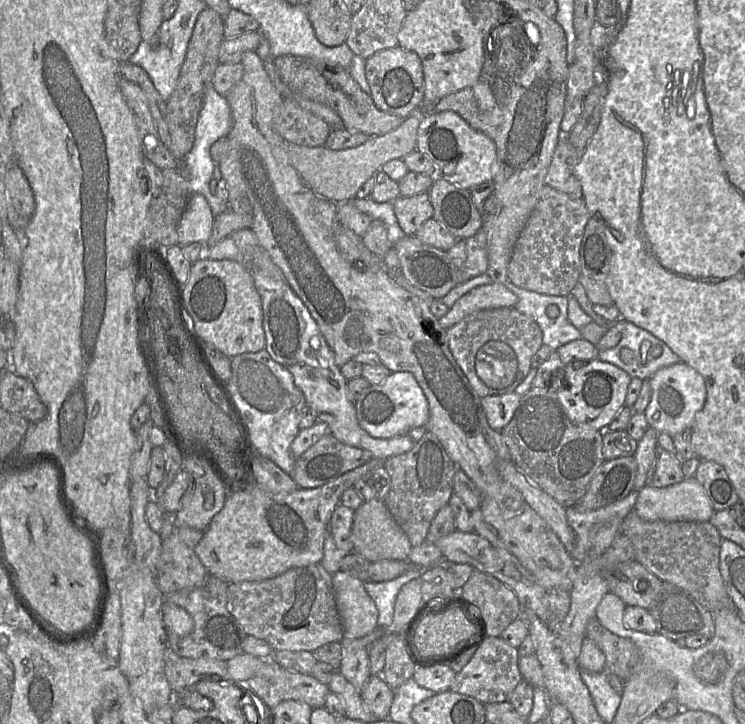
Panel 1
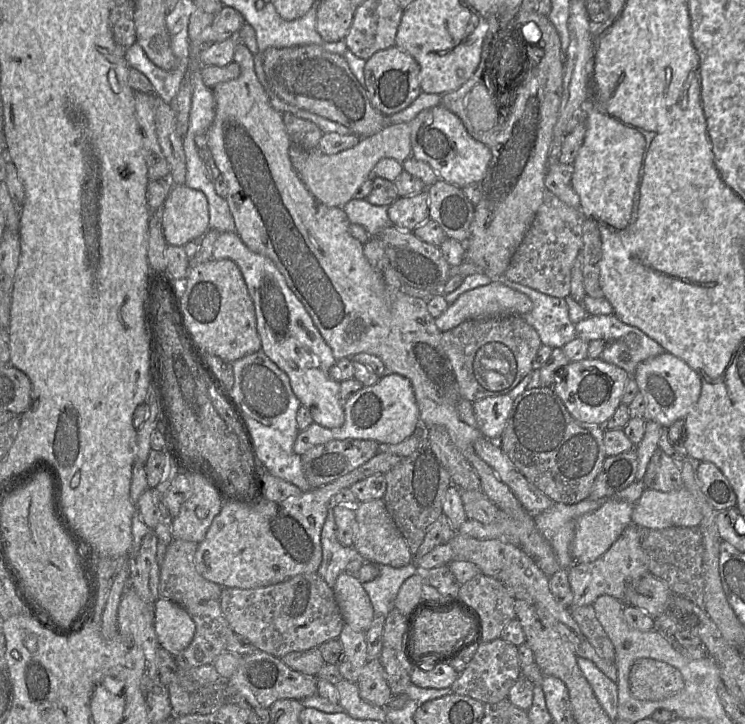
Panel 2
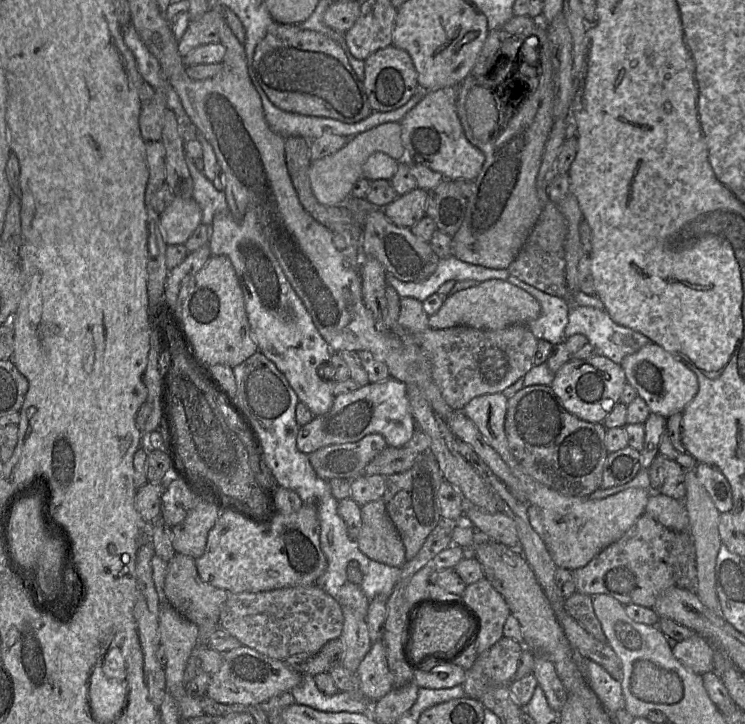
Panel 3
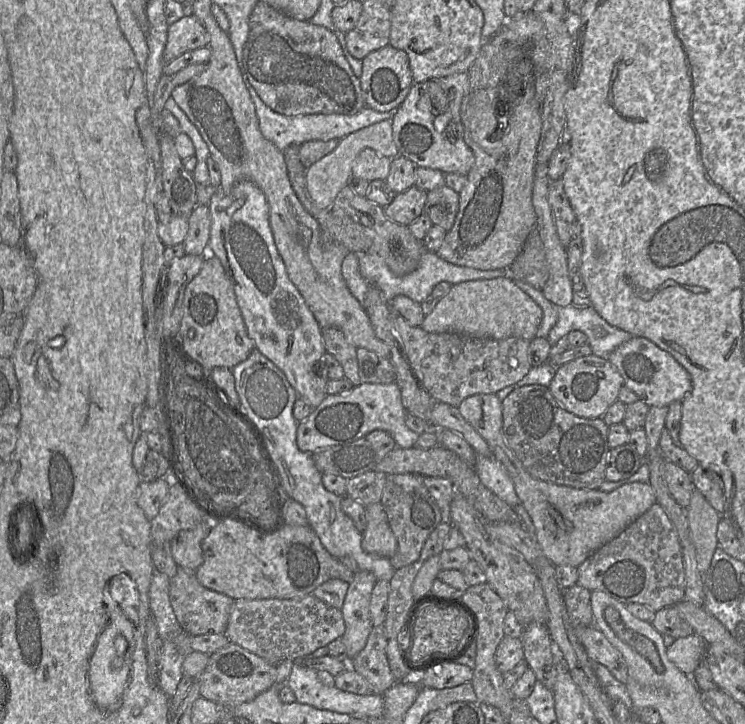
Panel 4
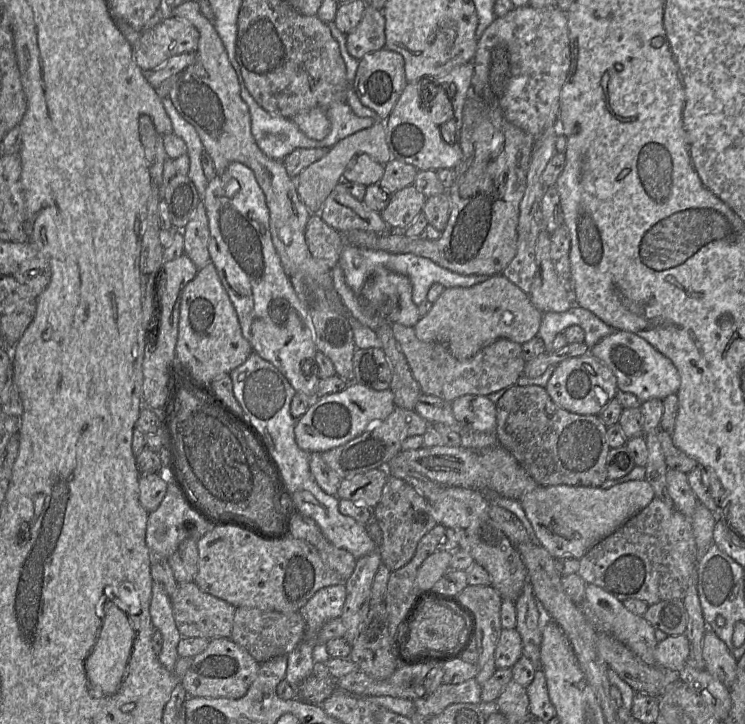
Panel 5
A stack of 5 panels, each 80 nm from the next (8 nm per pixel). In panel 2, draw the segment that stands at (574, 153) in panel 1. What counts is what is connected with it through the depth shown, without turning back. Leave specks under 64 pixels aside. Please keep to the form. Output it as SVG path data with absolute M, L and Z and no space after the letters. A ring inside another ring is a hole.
M552 162L548 165L545 186L567 205L580 209L580 197L572 186L573 172L573 164Z

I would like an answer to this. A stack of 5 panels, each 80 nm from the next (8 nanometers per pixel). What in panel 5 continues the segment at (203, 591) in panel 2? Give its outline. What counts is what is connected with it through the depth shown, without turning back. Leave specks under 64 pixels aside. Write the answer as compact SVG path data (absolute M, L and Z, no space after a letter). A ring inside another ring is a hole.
M194 581L178 583L170 599L175 623L182 637L230 638L236 609L233 605L203 592Z

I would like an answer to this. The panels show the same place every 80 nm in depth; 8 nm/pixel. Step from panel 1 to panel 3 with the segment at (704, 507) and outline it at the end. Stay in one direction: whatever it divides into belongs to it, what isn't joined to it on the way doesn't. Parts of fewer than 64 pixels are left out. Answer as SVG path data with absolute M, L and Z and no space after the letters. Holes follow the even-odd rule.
M651 492L644 514L674 531L689 530L689 516L683 500Z

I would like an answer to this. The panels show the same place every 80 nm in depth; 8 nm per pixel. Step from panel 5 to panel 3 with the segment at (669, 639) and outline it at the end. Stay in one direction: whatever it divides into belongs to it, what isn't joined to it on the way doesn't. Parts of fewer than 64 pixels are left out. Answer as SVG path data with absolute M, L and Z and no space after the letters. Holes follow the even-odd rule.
M695 633L672 647L673 655L691 671L704 674L713 668L713 650L709 642Z

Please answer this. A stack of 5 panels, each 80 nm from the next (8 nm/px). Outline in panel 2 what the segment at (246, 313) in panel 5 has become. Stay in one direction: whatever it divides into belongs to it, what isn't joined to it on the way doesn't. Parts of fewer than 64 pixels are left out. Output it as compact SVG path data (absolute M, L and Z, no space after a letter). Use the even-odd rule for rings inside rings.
M236 232L219 233L212 259L230 259L239 267L254 304L261 350L287 374L293 393L310 411L313 421L326 428L341 427L345 416L339 395L340 382L329 375L336 359L275 264L266 256L251 251Z

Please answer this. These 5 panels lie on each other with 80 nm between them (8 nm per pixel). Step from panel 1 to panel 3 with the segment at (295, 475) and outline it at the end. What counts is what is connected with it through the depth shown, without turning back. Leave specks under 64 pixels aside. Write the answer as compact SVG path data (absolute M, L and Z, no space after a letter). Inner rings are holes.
M369 434L357 442L322 447L308 454L308 458L320 478L352 480L387 446L382 435Z

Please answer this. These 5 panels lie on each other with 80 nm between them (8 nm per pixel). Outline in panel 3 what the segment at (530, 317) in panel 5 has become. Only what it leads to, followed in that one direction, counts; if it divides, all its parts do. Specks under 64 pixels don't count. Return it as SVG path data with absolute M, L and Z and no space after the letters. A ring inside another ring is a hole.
M490 279L446 297L441 308L429 316L429 327L446 329L463 325L476 329L501 330L514 324L528 325L540 313L539 302L529 293L506 280Z

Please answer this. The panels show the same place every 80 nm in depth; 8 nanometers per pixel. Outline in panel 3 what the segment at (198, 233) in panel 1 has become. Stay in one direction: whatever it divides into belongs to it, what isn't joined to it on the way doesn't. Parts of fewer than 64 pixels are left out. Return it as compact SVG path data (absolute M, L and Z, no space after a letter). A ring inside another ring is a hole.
M173 197L159 220L164 242L167 245L184 245L202 223L202 211L193 197Z

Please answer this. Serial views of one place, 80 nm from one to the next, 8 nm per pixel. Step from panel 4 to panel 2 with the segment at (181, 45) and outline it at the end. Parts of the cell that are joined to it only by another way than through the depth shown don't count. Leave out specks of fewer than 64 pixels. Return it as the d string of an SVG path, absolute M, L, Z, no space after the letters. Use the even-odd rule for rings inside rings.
M223 6L213 22L199 35L201 44L210 45L231 37L237 37L239 30L245 23L243 16L237 10Z

